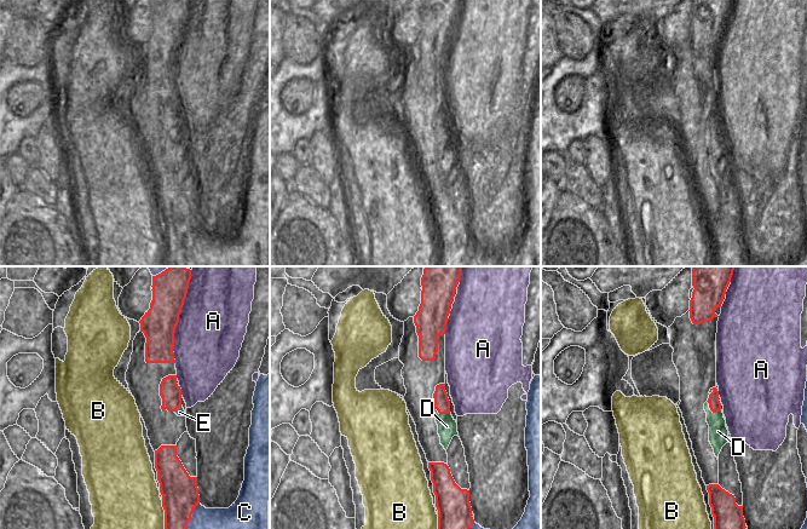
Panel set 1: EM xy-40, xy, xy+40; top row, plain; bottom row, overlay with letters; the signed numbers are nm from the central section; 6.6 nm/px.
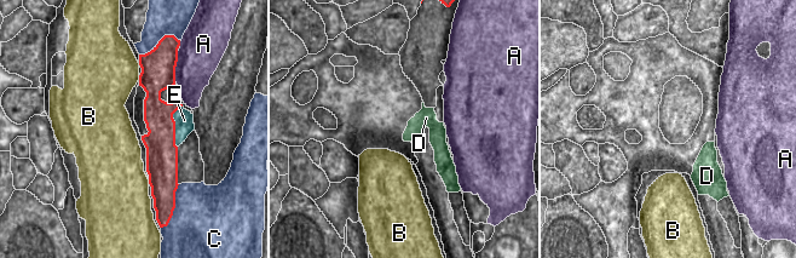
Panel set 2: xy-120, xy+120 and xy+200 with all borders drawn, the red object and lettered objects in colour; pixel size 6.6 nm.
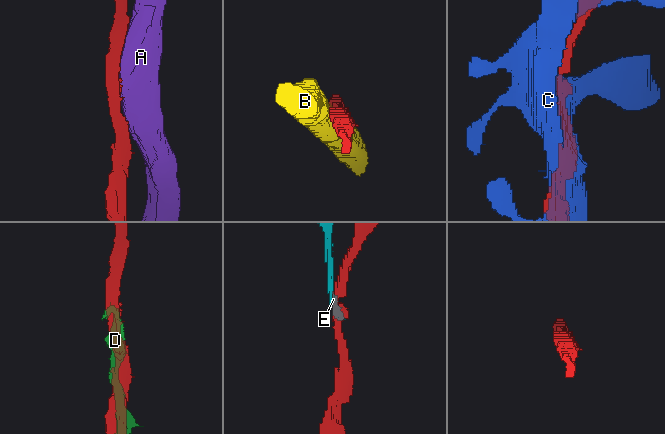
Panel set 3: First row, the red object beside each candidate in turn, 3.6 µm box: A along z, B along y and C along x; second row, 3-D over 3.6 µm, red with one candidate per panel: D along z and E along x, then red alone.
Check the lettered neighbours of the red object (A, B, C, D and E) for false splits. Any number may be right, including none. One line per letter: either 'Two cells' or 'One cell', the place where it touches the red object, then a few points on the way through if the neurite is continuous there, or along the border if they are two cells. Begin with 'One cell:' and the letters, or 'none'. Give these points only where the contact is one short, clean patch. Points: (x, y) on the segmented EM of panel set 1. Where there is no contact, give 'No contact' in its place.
One cell: none
A: Two cells. Touches red at xy-40 (178, 316)
B: Two cells. Touches red at xy-40 (165, 515)
C: Two cells. Touches red at xy-40 (190, 516)
D: Two cells. Touches red at xy+40 (712, 410). Boundary: xy+40 (707, 401), (713, 412), (720, 410)
E: Two cells. Touches red at xy-40 (178, 407). Boundary: xy-40 (182, 406), (174, 412).

